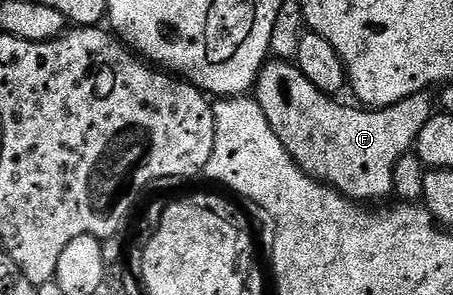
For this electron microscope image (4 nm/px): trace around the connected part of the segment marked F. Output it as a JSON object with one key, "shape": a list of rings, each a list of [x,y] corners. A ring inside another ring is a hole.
{"shape":[[[280,60],[266,61],[255,87],[267,124],[301,171],[362,204],[377,204],[373,202],[393,194],[395,164],[414,149],[423,124],[434,116],[435,98],[431,95],[407,96],[407,100],[384,108],[344,106],[336,97],[319,92],[292,61]]]}

